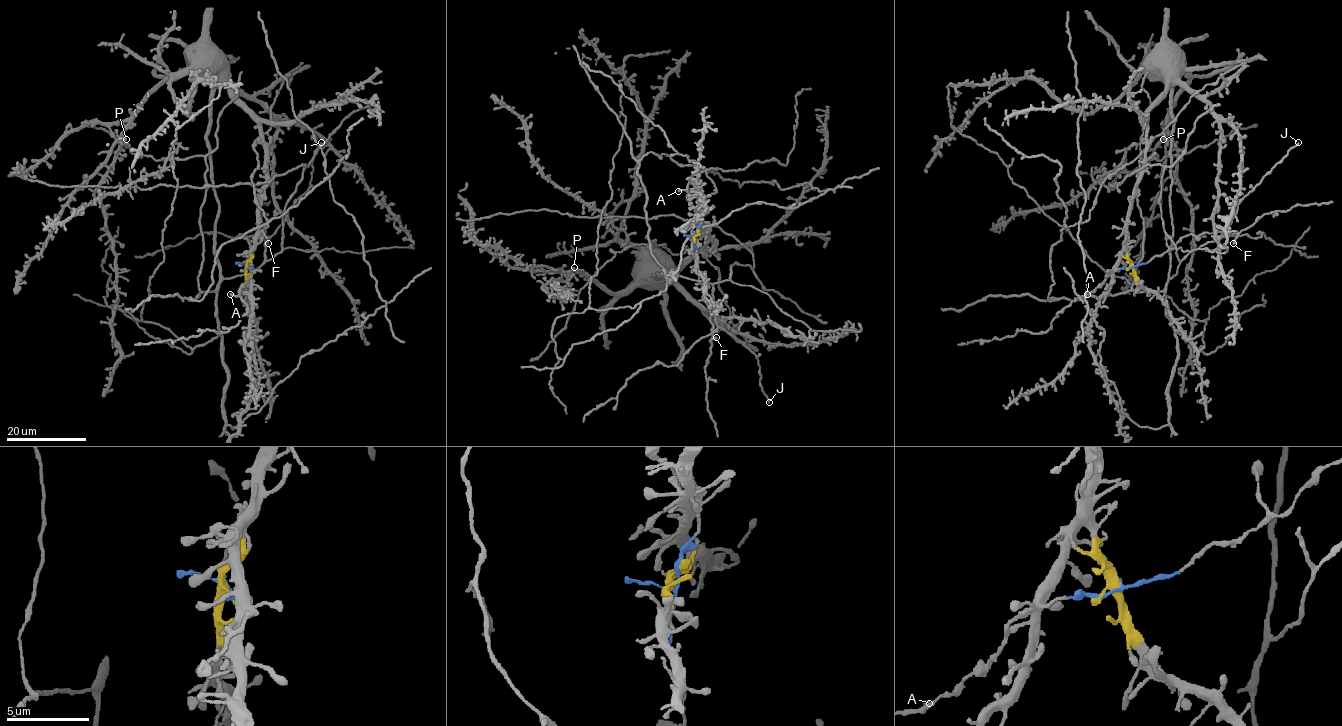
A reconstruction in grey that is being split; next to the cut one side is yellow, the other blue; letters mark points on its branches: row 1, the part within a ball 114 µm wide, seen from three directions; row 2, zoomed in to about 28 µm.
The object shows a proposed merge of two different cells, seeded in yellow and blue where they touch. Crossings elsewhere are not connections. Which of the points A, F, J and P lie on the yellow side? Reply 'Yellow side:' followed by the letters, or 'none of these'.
Yellow side: J, P

